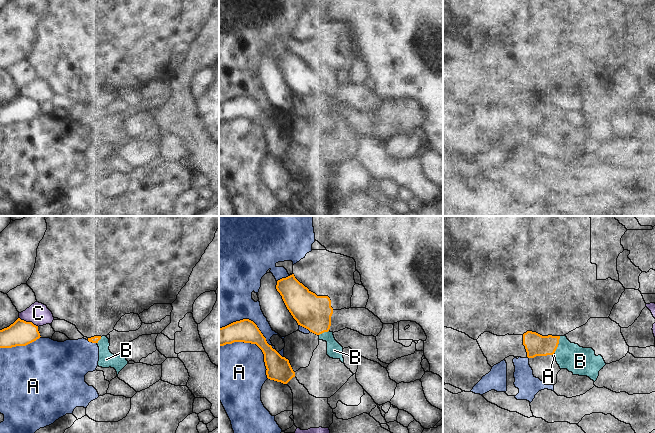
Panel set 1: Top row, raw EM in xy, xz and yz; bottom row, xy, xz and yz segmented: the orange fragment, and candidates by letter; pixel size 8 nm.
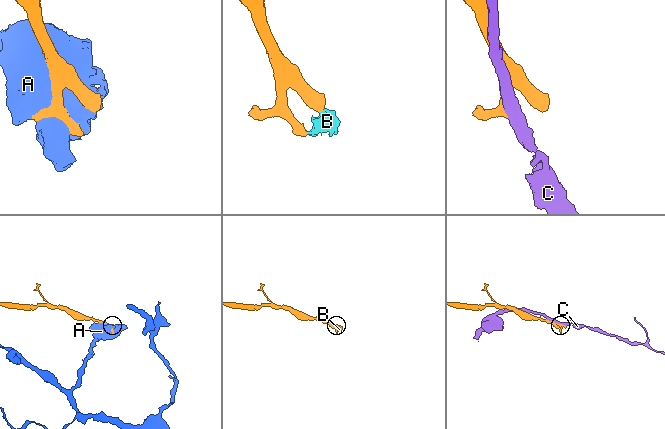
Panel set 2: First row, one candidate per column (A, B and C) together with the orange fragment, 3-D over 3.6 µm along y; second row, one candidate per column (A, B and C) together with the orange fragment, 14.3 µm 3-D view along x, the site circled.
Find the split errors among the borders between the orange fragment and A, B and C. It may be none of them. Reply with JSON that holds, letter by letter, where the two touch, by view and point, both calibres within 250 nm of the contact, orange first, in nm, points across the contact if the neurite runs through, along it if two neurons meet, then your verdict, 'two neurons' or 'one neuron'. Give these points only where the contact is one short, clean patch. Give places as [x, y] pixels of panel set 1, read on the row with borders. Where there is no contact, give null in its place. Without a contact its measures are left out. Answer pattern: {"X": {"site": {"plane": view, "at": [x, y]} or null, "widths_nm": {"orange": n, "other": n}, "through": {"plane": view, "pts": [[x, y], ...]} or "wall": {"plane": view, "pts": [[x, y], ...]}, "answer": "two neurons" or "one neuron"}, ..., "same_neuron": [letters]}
{"A": {"site": {"plane": "xz", "at": [254, 343]}, "widths_nm": {"orange": 180, "other": 440}, "answer": "two neurons"}, "B": {"site": {"plane": "yz", "at": [557, 345]}, "widths_nm": {"orange": 180, "other": 220}, "wall": {"plane": "yz", "pts": [[560, 336], [558, 346], [553, 353]]}, "answer": "two neurons"}, "C": {"site": {"plane": "xy", "at": [29, 322]}, "widths_nm": {"orange": 200, "other": 170}, "answer": "two neurons"}, "same_neuron": []}

